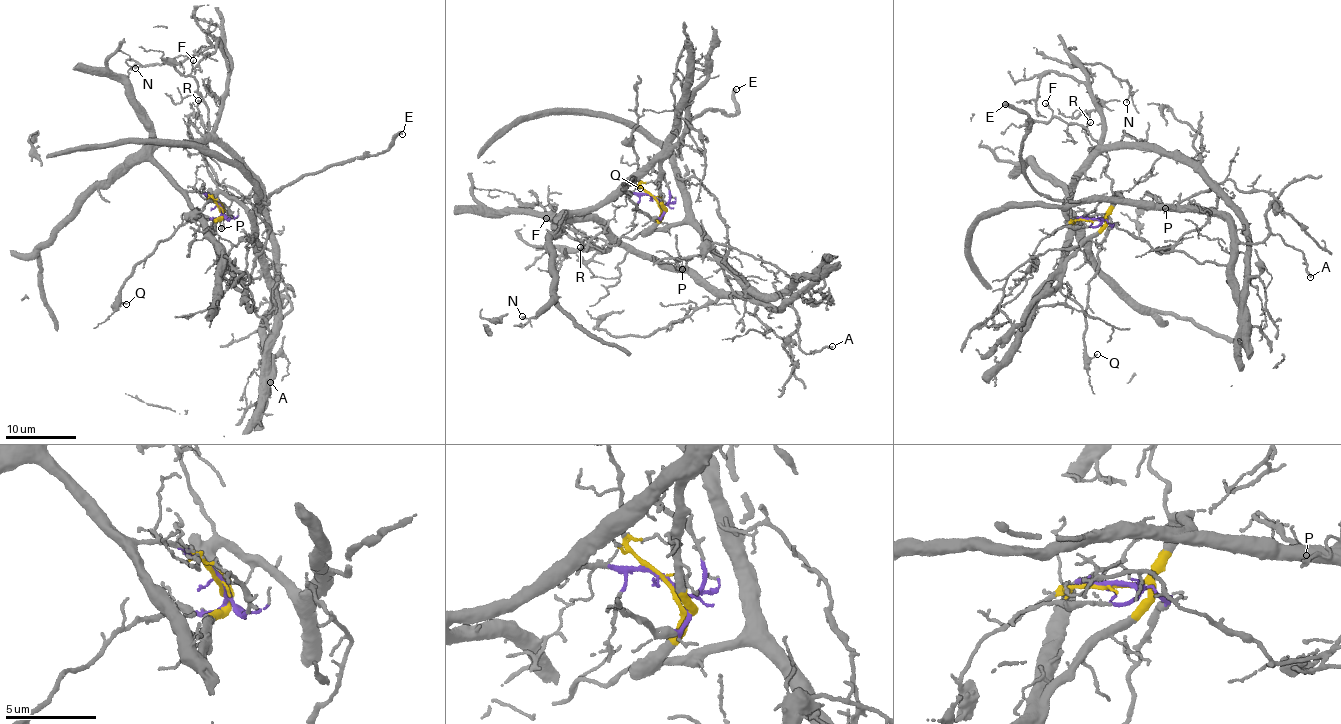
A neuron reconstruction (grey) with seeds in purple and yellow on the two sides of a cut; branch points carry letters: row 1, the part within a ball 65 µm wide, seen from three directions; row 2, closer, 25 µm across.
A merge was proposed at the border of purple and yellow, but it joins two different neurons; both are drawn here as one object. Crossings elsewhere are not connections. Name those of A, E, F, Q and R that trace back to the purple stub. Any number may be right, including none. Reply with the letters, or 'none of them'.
Q, R

